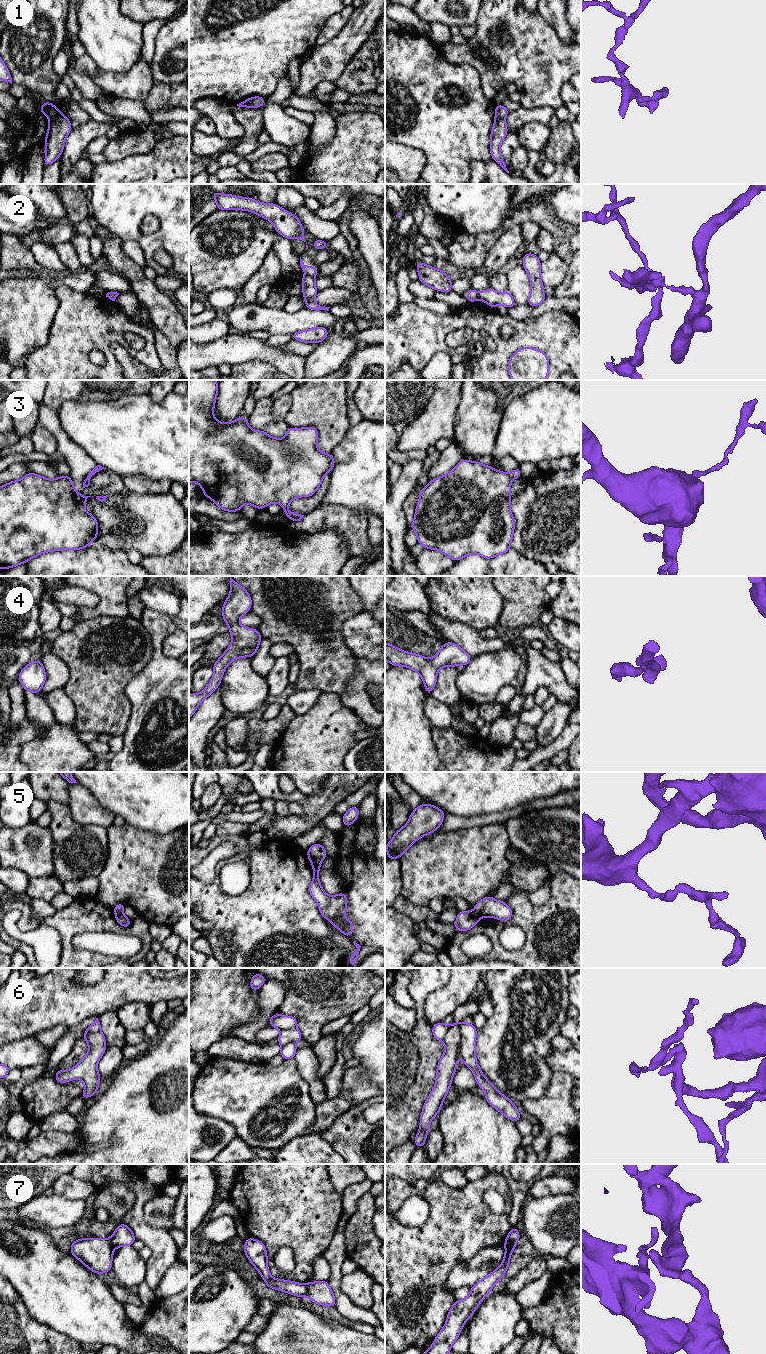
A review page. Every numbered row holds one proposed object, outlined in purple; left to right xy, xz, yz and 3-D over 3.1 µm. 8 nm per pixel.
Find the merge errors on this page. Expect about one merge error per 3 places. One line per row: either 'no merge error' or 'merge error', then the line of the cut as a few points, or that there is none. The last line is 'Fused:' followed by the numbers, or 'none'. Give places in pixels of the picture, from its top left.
1: merge error; cut xy (58, 113), (50, 120)
2: merge error; cut yz (476, 292), (477, 298)
3: no merge error; cut none
4: no merge error; cut none
5: merge error; cut xz (312, 863), (319, 867)
6: merge error; cut yz (458, 1022), (461, 1035), (460, 1054)
7: merge error; cut yz (504, 1242), (513, 1242), (515, 1244)
Fused: 1, 2, 5, 6, 7

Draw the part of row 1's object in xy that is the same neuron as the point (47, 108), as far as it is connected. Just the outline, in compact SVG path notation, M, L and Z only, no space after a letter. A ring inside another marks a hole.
M43 102L41 104L40 113L46 115L50 120L55 119L59 114L58 107L54 106L51 102Z

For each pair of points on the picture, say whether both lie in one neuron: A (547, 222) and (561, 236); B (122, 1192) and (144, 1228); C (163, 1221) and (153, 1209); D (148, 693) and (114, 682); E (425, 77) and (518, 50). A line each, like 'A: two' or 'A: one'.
A: one
B: two
C: one
D: two
E: two

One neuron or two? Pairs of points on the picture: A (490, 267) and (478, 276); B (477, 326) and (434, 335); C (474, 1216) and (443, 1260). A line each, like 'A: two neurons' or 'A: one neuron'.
A: two neurons
B: one neuron
C: one neuron

